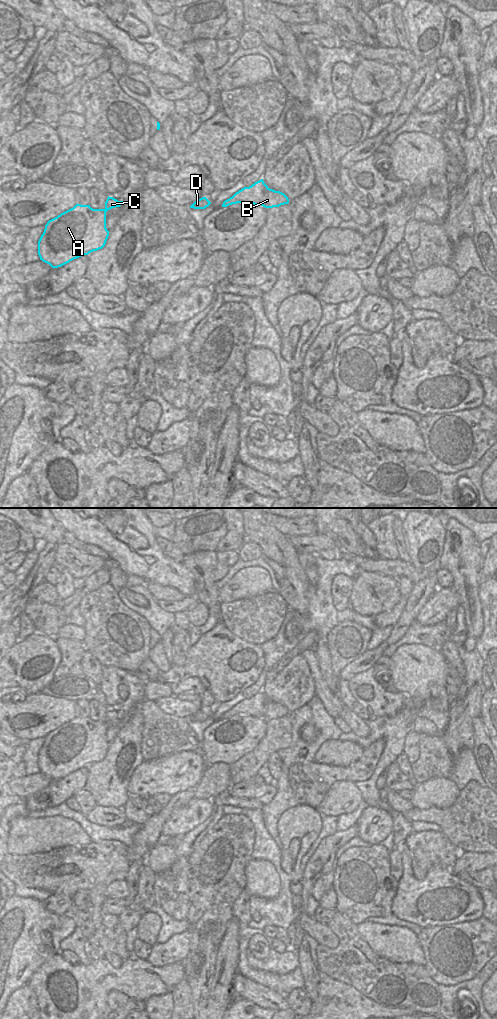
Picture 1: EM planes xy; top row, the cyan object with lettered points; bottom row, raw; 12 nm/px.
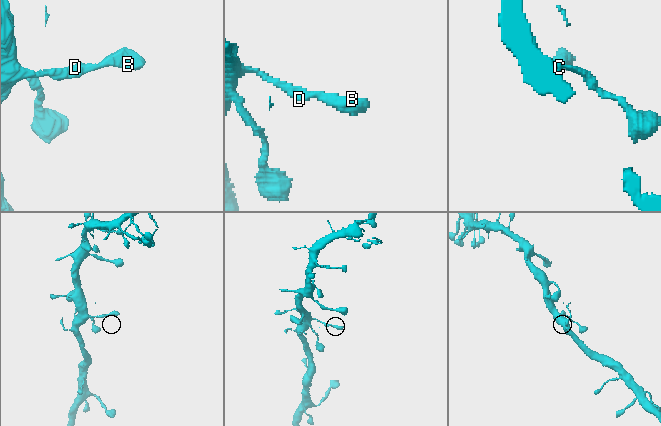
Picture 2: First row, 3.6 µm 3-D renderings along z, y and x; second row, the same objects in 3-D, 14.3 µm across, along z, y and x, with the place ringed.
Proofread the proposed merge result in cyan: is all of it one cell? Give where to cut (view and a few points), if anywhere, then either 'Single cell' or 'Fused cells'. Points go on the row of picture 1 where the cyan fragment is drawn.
No split. Single cell

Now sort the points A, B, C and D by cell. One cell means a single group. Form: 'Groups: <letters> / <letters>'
Groups: A B C D

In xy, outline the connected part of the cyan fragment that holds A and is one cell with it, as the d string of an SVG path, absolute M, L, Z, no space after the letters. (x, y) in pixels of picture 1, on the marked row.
M107 198L104 209L76 204L73 208L49 220L38 241L40 260L52 268L102 249L109 236L106 212L124 202Z

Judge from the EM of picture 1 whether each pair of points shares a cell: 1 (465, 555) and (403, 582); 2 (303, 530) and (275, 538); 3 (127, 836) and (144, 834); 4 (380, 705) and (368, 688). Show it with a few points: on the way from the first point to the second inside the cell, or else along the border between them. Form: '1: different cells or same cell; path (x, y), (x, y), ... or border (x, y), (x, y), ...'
1: different cells; border (394, 577), (405, 576), (413, 583)
2: different cells; border (266, 519), (287, 538)
3: different cells; border (142, 824), (128, 847)
4: same cell; path (377, 701), (368, 692)

